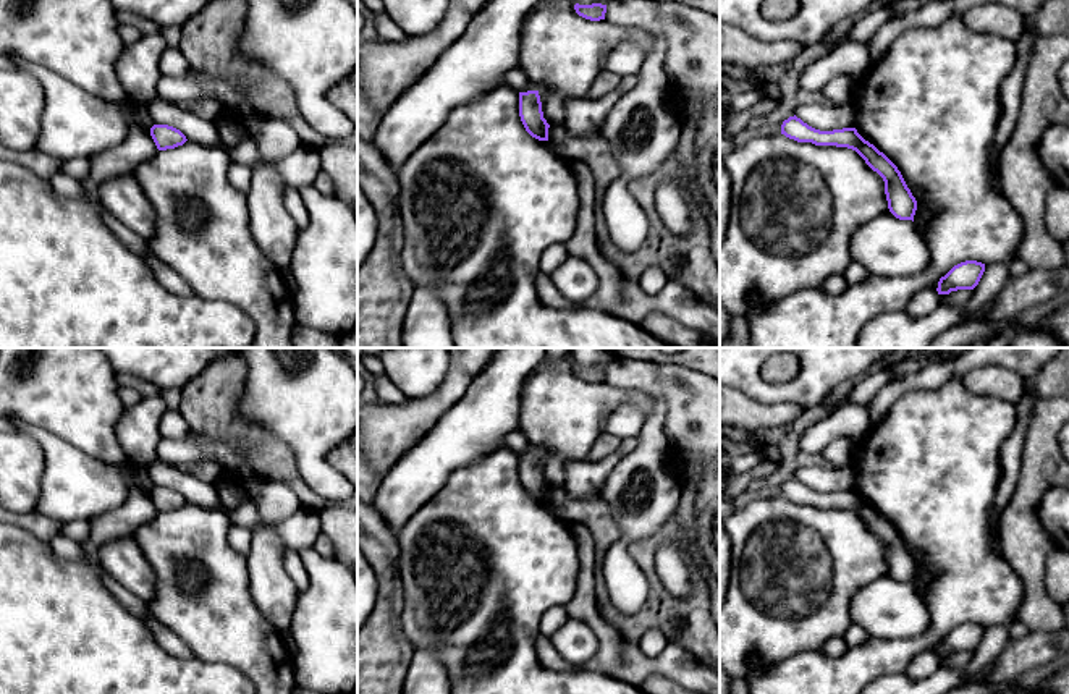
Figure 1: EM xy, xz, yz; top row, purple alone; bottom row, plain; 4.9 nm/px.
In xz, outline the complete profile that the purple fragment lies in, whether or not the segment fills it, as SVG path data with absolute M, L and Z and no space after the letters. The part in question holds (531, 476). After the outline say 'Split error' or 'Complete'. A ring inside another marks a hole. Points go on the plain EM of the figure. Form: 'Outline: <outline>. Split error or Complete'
Outline: M539 453L519 455L519 479L532 500L548 503L550 487L543 480Z. Complete

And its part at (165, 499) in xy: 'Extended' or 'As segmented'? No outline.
As segmented

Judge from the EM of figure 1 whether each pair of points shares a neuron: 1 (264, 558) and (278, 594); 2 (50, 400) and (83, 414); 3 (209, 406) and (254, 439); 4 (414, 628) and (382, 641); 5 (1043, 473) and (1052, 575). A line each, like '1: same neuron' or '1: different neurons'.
1: same neuron
2: same neuron
3: same neuron
4: different neurons
5: same neuron

